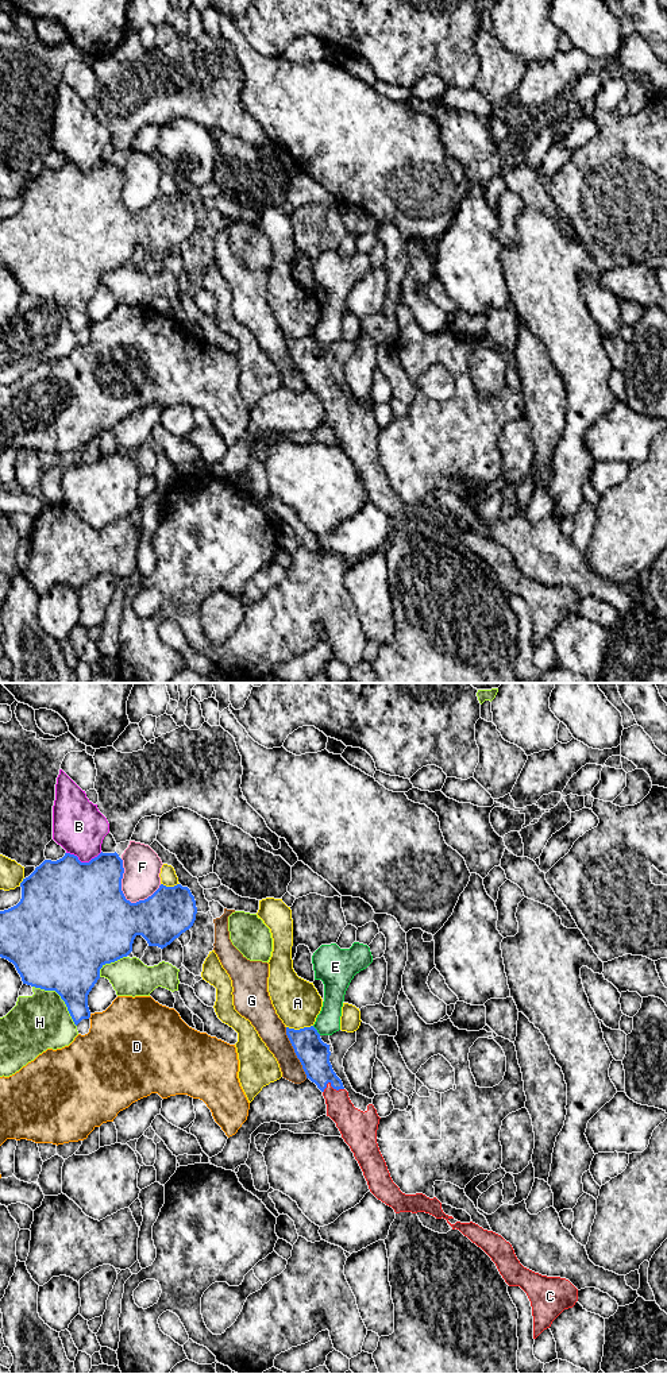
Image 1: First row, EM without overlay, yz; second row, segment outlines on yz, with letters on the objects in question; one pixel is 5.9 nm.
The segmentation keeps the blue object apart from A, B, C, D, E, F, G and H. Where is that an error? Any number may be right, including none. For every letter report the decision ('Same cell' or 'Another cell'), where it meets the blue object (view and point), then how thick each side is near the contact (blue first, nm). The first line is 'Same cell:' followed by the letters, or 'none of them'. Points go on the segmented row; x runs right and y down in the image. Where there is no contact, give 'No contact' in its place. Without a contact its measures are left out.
Same cell: C
A: Another cell. Touches blue at yz (300, 1029). Thickness 190 nm (blue) against 280 nm
B: Another cell. Touches blue at yz (84, 863). Thickness 500 nm (blue) against 300 nm
C: Same cell. Touches blue at yz (331, 1085). Thickness 190 nm (blue) against 180 nm
D: Another cell. Touches blue at yz (89, 1017). Thickness 240 nm (blue) against 440 nm
E: Another cell. Touches blue at yz (316, 1030). Thickness 190 nm (blue) against 140 nm
F: Another cell. Touches blue at yz (123, 895). Thickness 500 nm (blue) against 220 nm
G: Another cell. Touches blue at yz (295, 1052). Thickness 190 nm (blue) against 160 nm
H: Another cell. Touches blue at yz (61, 998). Thickness 440 nm (blue) against 340 nm

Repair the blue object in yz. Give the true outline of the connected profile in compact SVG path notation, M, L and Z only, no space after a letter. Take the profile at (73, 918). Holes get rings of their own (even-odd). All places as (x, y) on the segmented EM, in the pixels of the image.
M65 853L57 861L45 860L20 883L20 902L0 911L0 957L12 962L23 984L55 991L77 1026L90 1018L88 995L105 964L127 957L136 935L161 949L189 930L197 914L188 887L163 884L147 899L131 903L122 891L123 860L100 853L89 862Z

